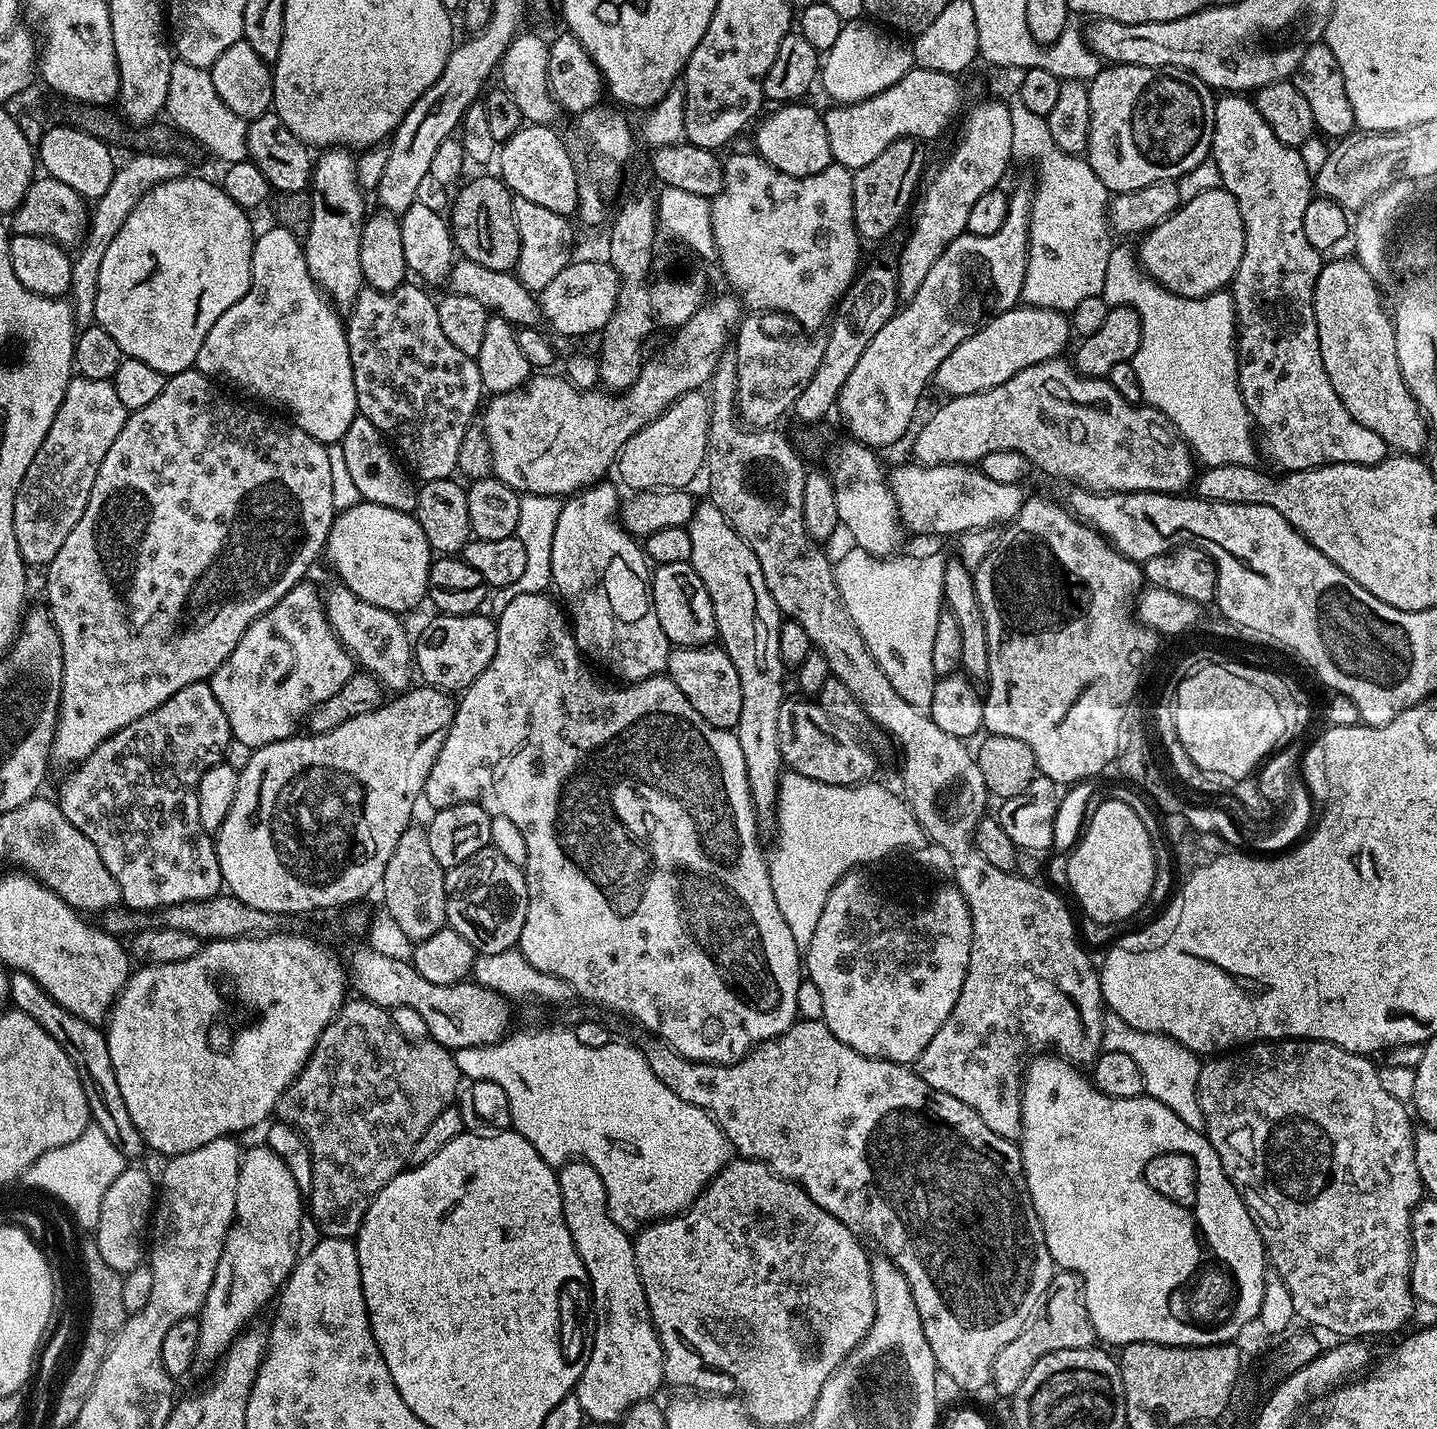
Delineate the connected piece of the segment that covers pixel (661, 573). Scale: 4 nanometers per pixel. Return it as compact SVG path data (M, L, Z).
M670 562L659 565L651 573L650 583L654 610L658 614L658 622L662 622L662 630L669 645L699 648L711 645L717 639L714 606L710 602L710 594L706 594L706 586L702 586L702 578L698 578L691 563Z

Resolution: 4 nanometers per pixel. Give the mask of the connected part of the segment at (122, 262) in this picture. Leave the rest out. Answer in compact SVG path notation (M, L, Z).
M185 174L148 189L103 255L101 269L98 271L97 300L94 302L95 323L106 330L114 342L118 342L127 359L146 362L146 366L158 370L166 378L187 372L195 365L198 350L202 350L202 342L206 342L206 334L210 334L210 326L214 326L214 322L218 322L218 318L222 318L222 314L226 314L226 310L230 310L230 306L234 306L234 302L238 302L250 290L254 231L252 232L252 220L248 216L251 215L242 206L238 206L238 202L234 202L234 198L230 198L230 194L226 194L219 183L211 184L200 176Z

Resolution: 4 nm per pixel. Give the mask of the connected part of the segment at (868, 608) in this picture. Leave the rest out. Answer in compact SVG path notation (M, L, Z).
M855 546L834 564L836 585L849 618L856 623L858 634L866 642L870 654L878 666L890 678L890 686L902 694L920 712L927 712L934 698L934 686L938 679L934 670L934 634L932 633L932 554L904 556L893 554L887 558L872 556Z

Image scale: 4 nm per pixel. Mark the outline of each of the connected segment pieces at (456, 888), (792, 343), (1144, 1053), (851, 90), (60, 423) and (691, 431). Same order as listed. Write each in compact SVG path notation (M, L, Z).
M494 850L479 852L466 862L445 871L444 893L447 927L462 934L462 938L466 938L466 942L470 942L470 946L474 946L479 955L502 954L502 950L510 950L519 945L522 926L526 926L528 917L528 883L524 881L521 865L506 862L506 858Z
M741 319L734 332L734 355L738 370L738 398L736 407L741 421L753 430L764 430L784 411L796 403L798 394L814 378L818 362L822 362L824 340L787 340L784 336L771 336L760 329L756 320Z
M1111 1014L1105 1015L1100 1046L1105 1052L1118 1050L1118 1054L1134 1058L1138 1070L1142 1070L1145 1093L1162 1102L1162 1106L1170 1106L1170 1110L1174 1110L1174 1114L1178 1114L1178 1118L1182 1118L1190 1130L1204 1132L1204 1115L1198 1102L1198 1074L1202 1060L1197 1053L1162 1032L1134 1030L1134 1026Z
M845 22L834 46L830 46L822 60L818 84L824 87L825 94L837 105L859 104L862 100L870 100L880 91L897 84L914 67L912 49L907 43L895 40L900 38L881 30L875 23L860 23Z
M77 375L66 386L66 394L62 398L62 406L58 406L58 414L54 414L54 422L50 422L50 430L46 430L46 438L42 438L42 446L38 446L38 454L34 454L34 462L30 462L30 470L26 470L26 478L22 478L22 486L18 486L18 494L14 502L14 538L18 538L18 550L25 565L40 564L46 566L62 550L62 542L66 542L70 530L78 526L78 518L82 518L82 510L86 510L86 502L90 498L90 490L94 490L94 478L98 478L98 466L102 466L102 458L106 458L106 450L114 446L114 438L122 431L122 426L128 421L129 410L122 406L118 399L118 390L114 390L111 380L91 380L85 376Z
M697 390L687 392L682 398L678 398L672 405L662 413L658 418L654 418L654 422L650 422L642 430L638 430L638 434L634 434L634 438L630 438L630 442L626 442L626 446L622 446L618 457L618 469L620 468L620 476L624 479L624 484L628 490L639 490L641 492L650 492L653 490L684 490L689 487L688 483L695 478L696 475L701 475L702 469L705 467L708 458L708 431L710 430L710 414L712 409L708 406L708 397L703 391Z

